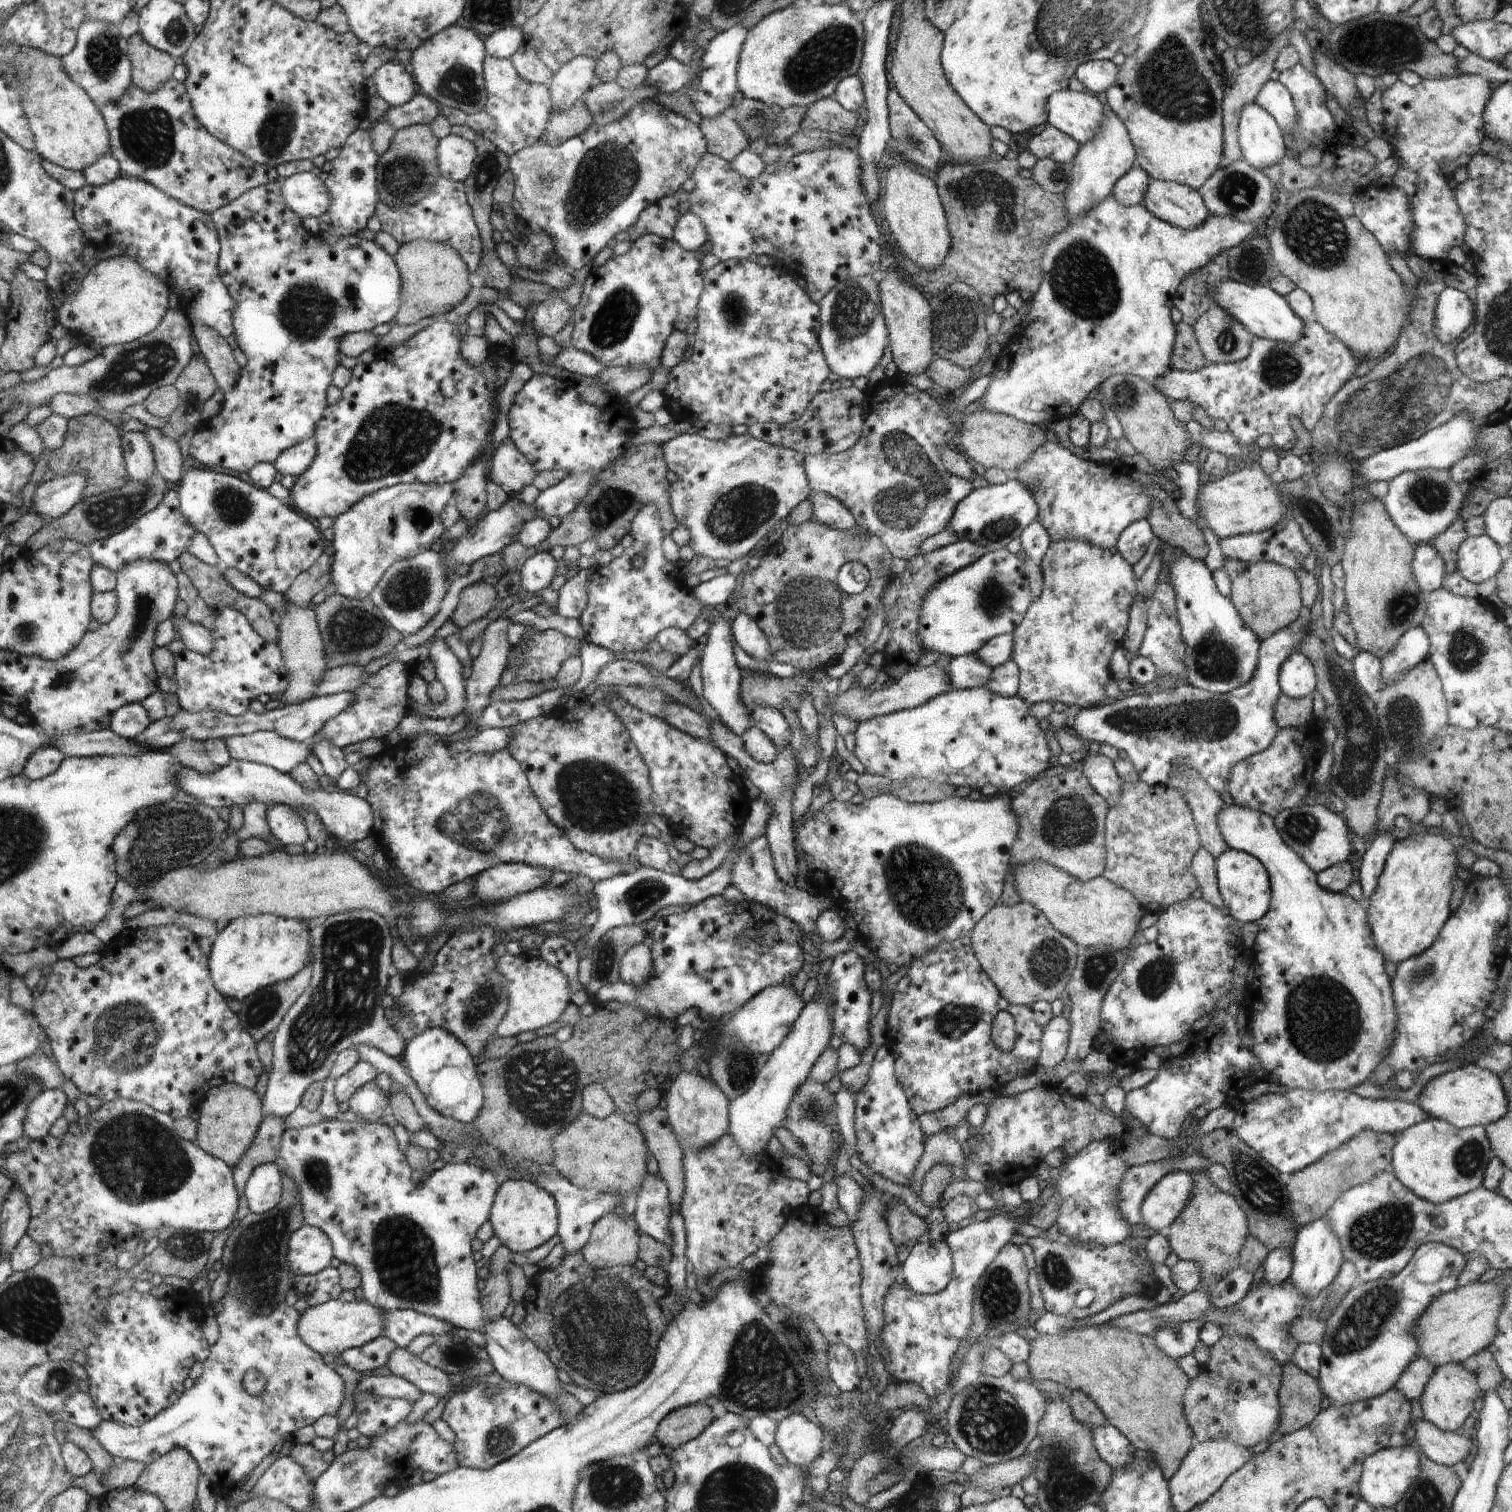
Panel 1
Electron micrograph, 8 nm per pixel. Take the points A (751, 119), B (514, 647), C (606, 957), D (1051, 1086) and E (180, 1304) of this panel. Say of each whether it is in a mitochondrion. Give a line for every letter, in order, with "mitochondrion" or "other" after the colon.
A: mitochondrion
B: other
C: mitochondrion
D: other
E: other

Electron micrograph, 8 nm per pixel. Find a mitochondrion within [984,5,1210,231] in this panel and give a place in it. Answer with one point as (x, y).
(1058, 175)

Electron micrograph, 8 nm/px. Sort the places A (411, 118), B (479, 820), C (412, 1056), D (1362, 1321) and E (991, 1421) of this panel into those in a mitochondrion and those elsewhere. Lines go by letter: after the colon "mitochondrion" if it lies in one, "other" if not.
A: other
B: mitochondrion
C: other
D: mitochondrion
E: mitochondrion

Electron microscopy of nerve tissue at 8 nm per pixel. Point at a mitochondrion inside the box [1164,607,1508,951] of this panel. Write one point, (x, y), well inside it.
(1355, 775)

